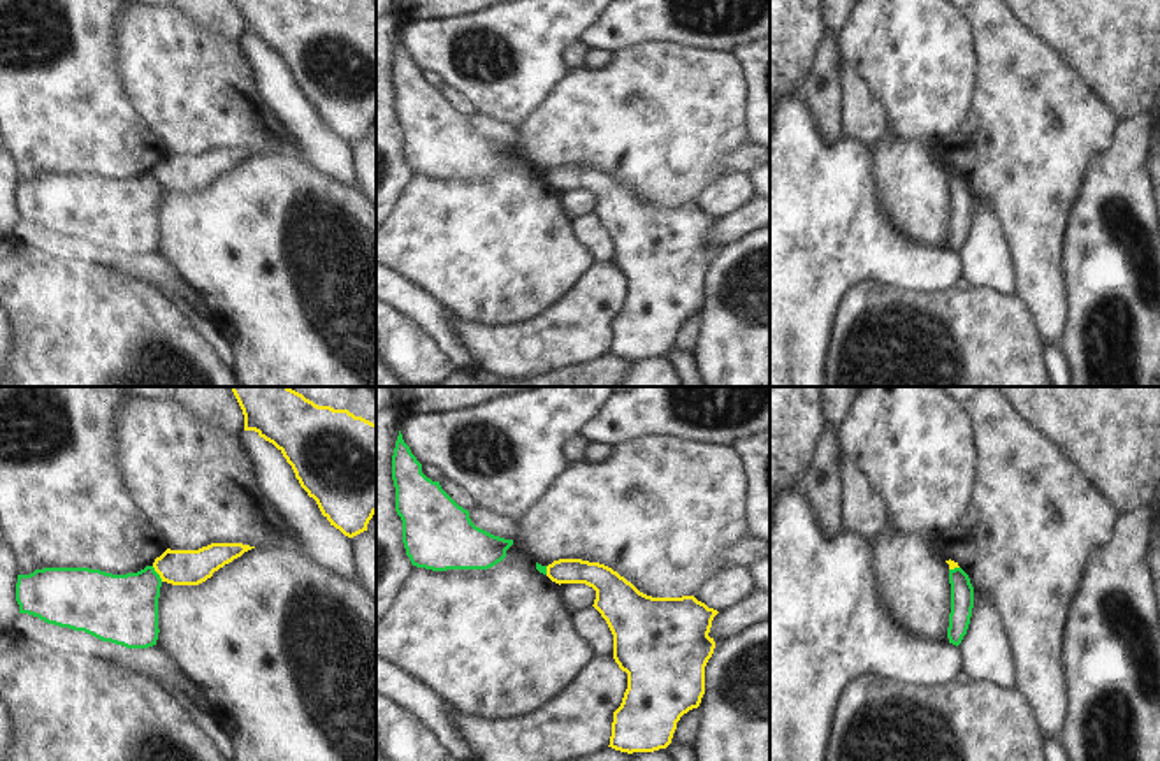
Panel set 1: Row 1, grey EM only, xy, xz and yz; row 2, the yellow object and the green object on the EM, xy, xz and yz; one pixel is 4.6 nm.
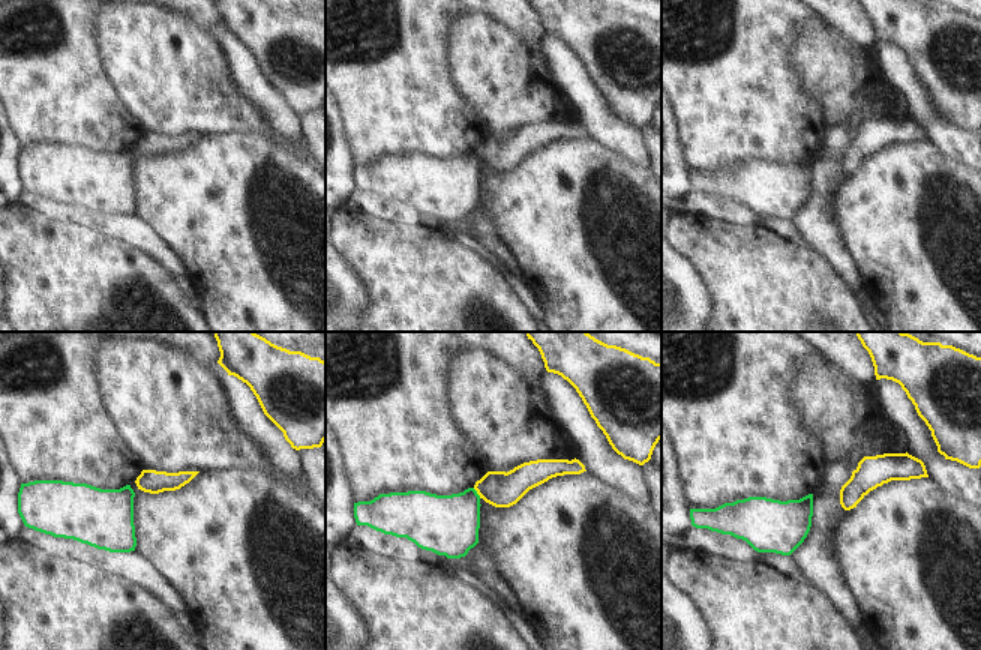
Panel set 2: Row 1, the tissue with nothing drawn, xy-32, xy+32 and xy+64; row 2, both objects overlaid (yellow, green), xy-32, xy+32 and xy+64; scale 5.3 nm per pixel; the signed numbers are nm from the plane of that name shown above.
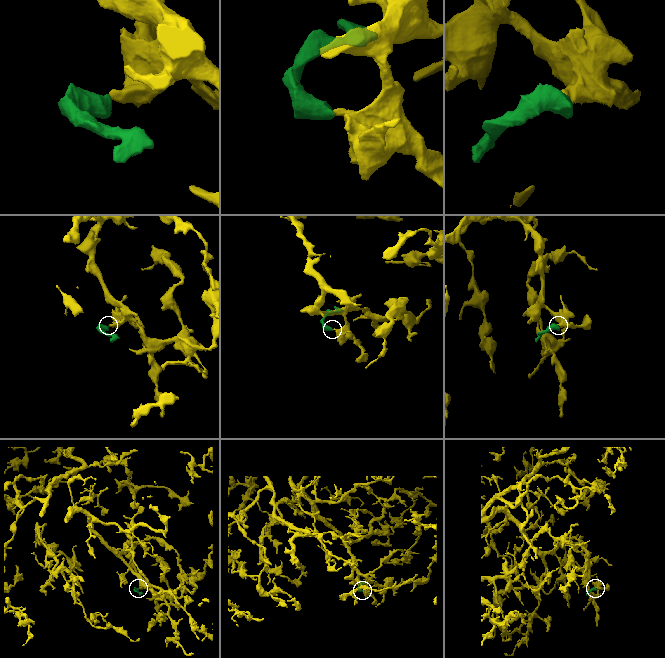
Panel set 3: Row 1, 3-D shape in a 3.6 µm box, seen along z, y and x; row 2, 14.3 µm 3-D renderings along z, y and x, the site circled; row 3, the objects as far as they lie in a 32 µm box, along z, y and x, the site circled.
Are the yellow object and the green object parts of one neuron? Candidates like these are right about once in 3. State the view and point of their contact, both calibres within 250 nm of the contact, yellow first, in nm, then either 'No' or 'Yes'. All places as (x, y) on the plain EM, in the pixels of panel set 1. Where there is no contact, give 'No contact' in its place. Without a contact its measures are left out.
Touches yellow at xy (157, 178). Thickness 160 nm (yellow) against 320 nm. No.

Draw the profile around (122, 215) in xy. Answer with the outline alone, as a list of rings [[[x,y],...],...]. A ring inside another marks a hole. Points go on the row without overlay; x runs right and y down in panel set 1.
[[[153,172],[112,181],[90,174],[44,174],[18,181],[19,220],[47,230],[84,237],[127,255],[148,255],[158,246],[162,185]]]

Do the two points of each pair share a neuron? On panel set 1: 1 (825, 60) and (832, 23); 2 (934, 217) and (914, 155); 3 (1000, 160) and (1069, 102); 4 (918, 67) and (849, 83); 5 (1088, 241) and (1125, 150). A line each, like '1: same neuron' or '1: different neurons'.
1: different neurons
2: same neuron
3: same neuron
4: different neurons
5: same neuron

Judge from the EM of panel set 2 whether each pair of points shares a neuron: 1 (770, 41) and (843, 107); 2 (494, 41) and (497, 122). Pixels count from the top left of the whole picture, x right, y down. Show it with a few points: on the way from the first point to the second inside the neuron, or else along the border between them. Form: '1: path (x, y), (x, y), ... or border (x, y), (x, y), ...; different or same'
1: border (798, 26), (791, 62), (795, 78), (806, 93); different
2: path (494, 60), (497, 102); same

